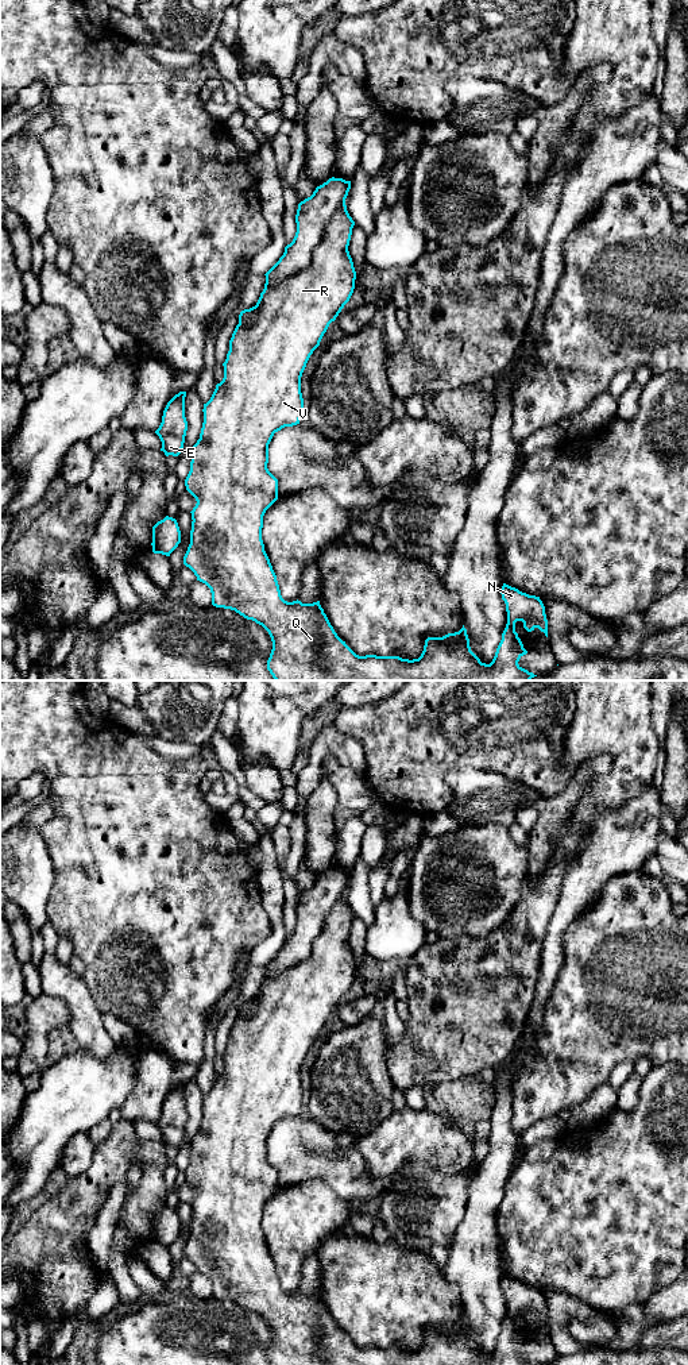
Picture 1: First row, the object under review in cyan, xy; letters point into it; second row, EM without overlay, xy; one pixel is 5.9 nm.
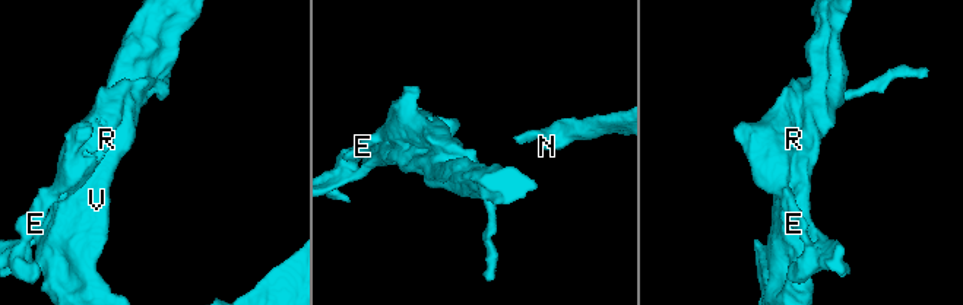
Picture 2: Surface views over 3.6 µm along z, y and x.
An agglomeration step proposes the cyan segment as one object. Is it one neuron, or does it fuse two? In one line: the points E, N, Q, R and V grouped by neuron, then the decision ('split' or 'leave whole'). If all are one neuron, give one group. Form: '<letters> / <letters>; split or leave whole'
E / N Q R V; split

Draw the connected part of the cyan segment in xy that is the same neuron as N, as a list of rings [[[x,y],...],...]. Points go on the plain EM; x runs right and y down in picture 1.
[[[343,894],[329,911],[321,933],[313,940],[312,956],[294,968],[263,982],[255,996],[254,1010],[247,1015],[236,1017],[229,1032],[227,1050],[223,1054],[224,1069],[216,1076],[210,1091],[204,1095],[200,1130],[192,1140],[190,1162],[185,1177],[197,1195],[190,1203],[193,1211],[190,1235],[183,1248],[183,1256],[194,1264],[197,1272],[210,1280],[213,1297],[235,1302],[268,1323],[273,1333],[267,1351],[270,1365],[533,1365],[518,1356],[527,1342],[515,1323],[515,1314],[522,1312],[527,1323],[538,1319],[548,1329],[545,1297],[540,1288],[529,1287],[506,1275],[503,1275],[500,1285],[506,1295],[507,1315],[490,1356],[482,1354],[471,1342],[464,1316],[459,1323],[442,1329],[428,1329],[418,1350],[359,1347],[337,1327],[320,1292],[313,1295],[302,1295],[298,1291],[287,1293],[281,1287],[277,1266],[262,1231],[263,1207],[278,1191],[278,1171],[267,1160],[268,1135],[275,1123],[299,1115],[299,1110],[305,1104],[301,1084],[302,1064],[329,1015],[336,1011],[353,984],[356,963],[348,942],[353,917],[355,913]]]

